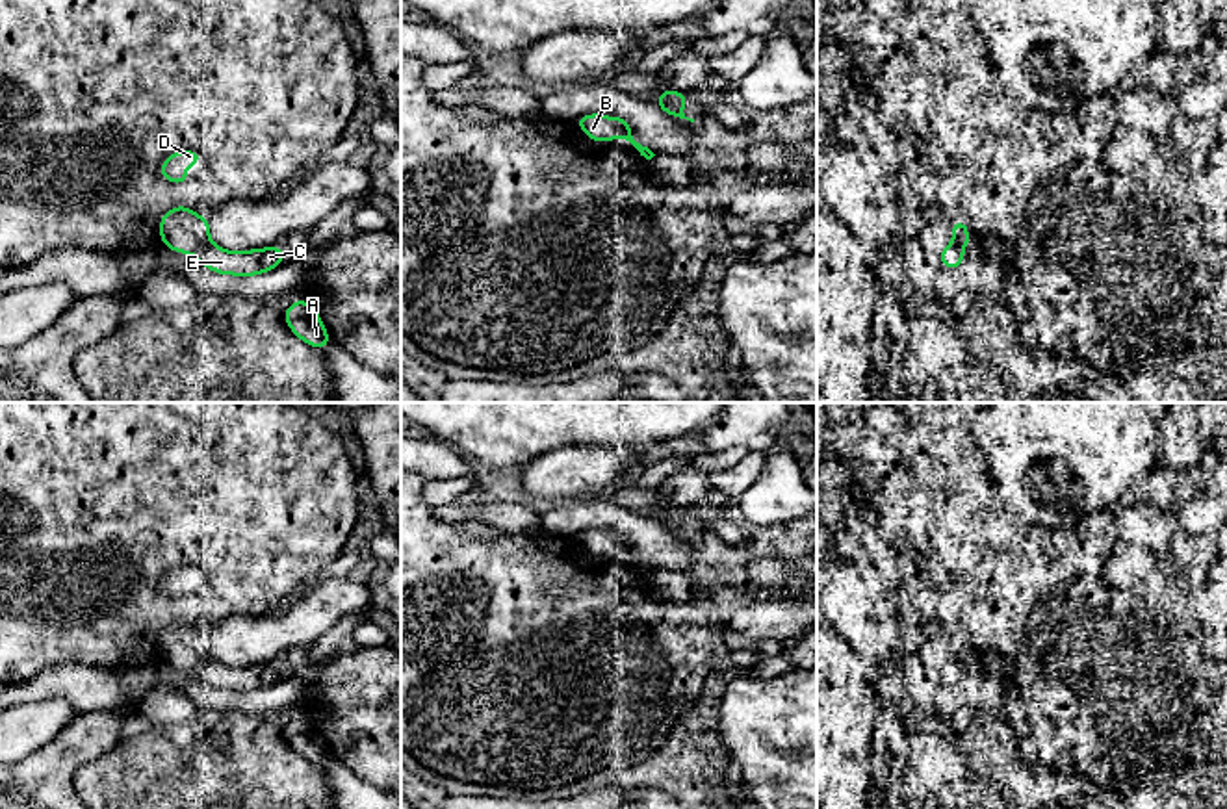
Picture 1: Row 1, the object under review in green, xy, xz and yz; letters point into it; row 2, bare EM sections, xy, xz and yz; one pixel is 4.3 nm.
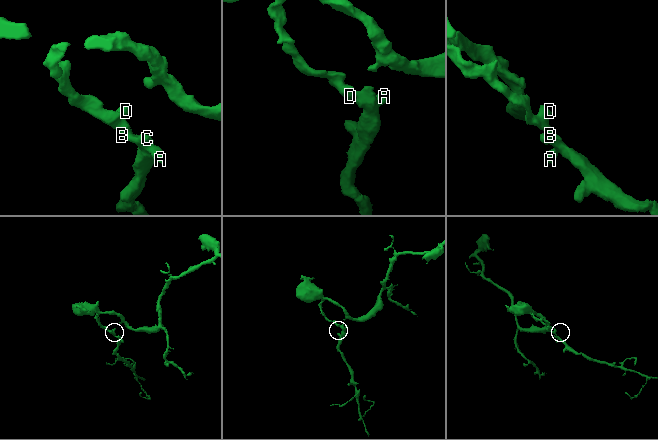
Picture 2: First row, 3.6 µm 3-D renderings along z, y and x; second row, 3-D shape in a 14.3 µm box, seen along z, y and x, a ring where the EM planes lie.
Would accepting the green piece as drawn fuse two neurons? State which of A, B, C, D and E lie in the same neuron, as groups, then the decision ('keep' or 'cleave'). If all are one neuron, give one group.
A C E / B D; cleave

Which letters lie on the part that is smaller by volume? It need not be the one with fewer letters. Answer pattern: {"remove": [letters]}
{"remove": ["A", "C", "E"]}

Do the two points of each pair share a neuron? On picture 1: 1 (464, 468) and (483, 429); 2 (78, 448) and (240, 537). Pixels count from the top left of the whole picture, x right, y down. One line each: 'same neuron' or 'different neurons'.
1: different neurons
2: same neuron

